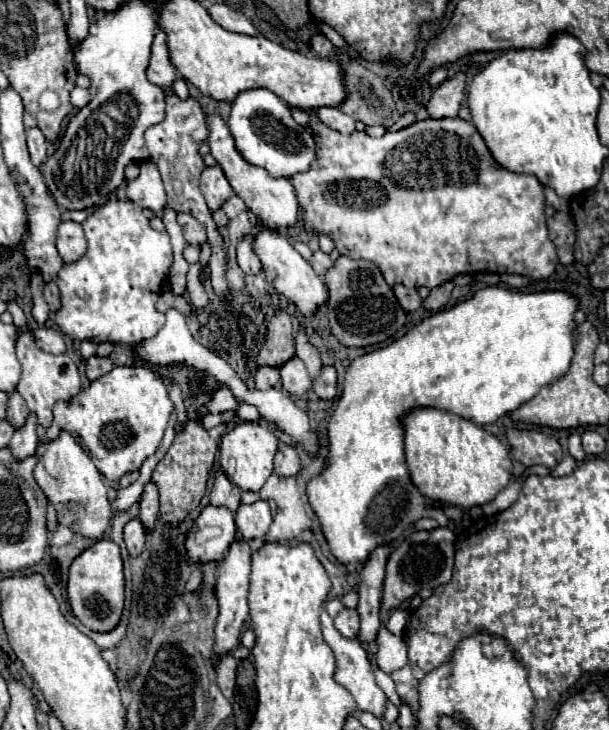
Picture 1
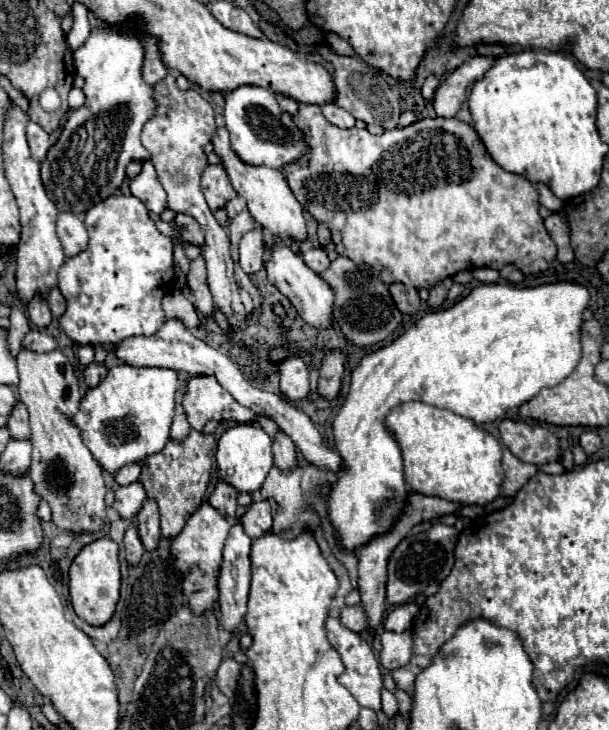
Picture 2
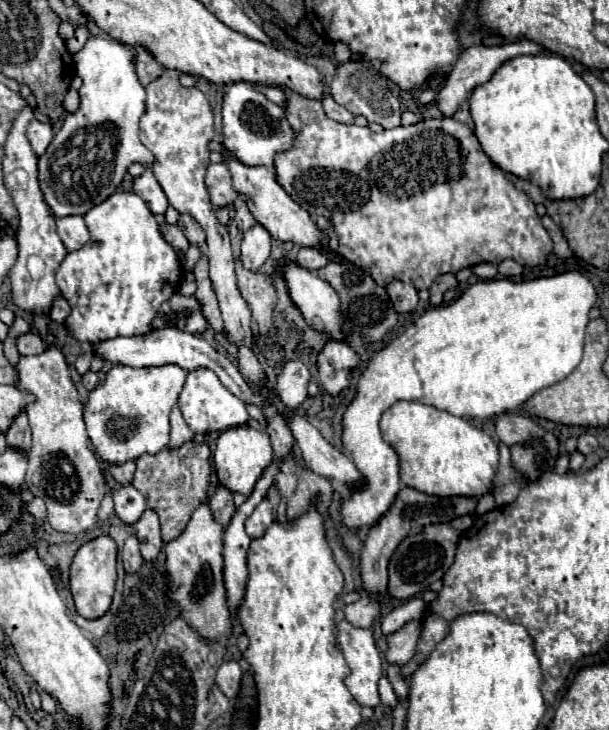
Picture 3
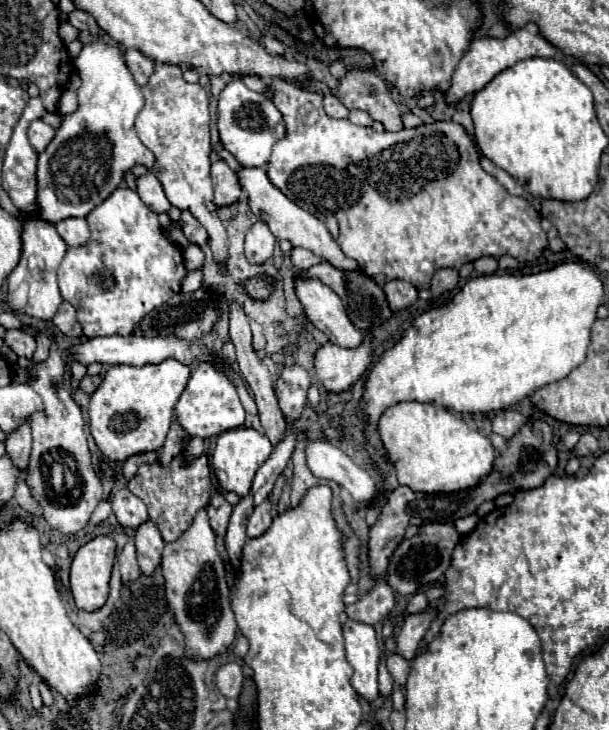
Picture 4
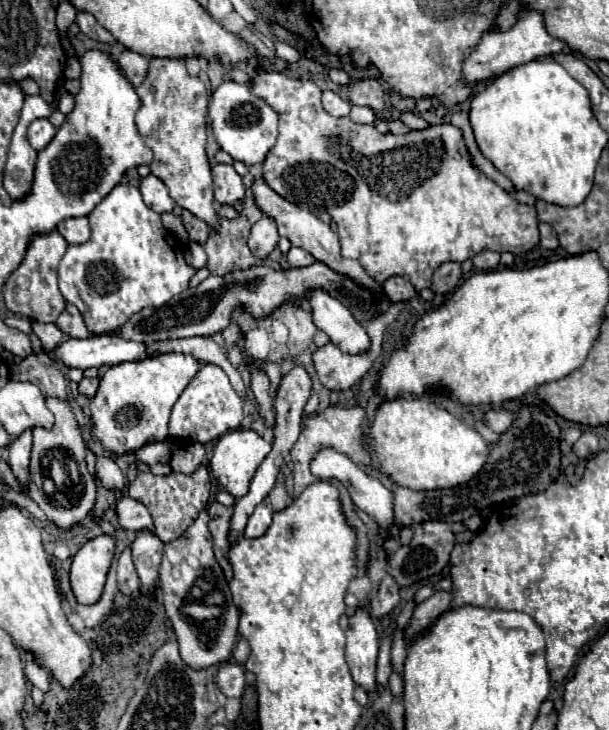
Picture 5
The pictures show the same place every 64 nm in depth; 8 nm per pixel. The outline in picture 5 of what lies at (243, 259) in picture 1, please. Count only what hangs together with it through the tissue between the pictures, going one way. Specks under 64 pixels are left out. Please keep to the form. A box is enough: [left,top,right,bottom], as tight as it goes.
[248,216,280,258]

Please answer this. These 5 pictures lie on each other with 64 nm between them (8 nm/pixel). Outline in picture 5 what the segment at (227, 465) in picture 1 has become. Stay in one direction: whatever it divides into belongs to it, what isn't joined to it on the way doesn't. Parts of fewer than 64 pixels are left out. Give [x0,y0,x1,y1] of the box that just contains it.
[210,430,270,498]

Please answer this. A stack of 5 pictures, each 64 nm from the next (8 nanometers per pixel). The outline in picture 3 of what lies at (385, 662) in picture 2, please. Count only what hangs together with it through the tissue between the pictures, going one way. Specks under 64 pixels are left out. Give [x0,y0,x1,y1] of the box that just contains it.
[386,620,422,664]

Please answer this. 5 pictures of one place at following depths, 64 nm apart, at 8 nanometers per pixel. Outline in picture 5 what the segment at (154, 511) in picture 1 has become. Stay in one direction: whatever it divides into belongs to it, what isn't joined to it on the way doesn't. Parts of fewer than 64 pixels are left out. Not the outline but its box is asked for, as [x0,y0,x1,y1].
[132,530,164,596]

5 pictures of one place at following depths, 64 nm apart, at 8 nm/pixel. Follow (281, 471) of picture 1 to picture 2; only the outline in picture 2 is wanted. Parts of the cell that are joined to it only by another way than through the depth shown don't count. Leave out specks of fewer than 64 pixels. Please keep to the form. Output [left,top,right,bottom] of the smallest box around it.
[272,430,296,470]

